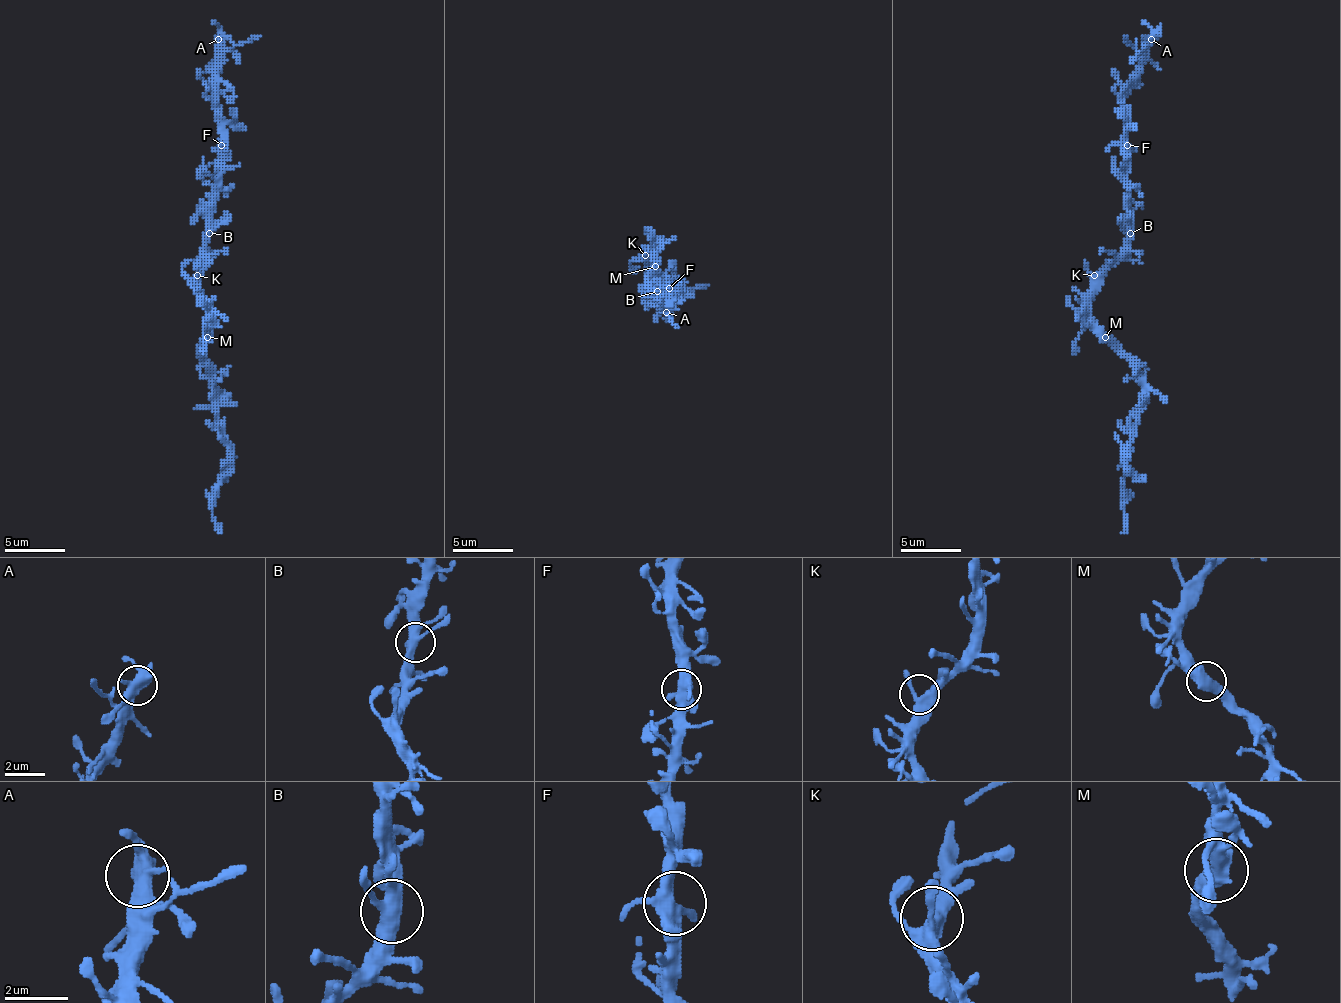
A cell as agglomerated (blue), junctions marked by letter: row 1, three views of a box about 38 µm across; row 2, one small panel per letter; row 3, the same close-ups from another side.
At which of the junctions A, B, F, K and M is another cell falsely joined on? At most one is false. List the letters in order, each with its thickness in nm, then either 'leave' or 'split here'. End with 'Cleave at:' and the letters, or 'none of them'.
A: 550 nm thick; leave
B: 420 nm thick; leave
F: 440 nm thick; leave
K: 420 nm thick; leave
M: 550 nm thick; leave
Cleave at: none of them

